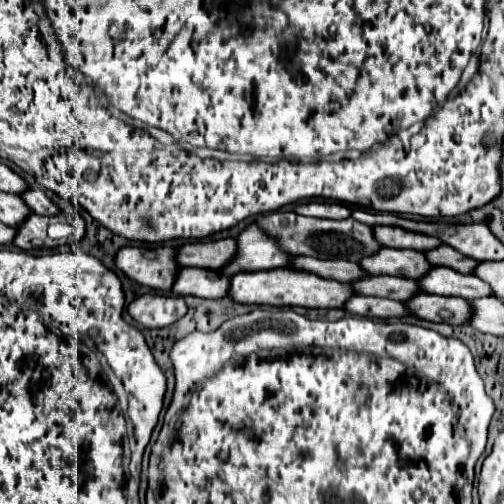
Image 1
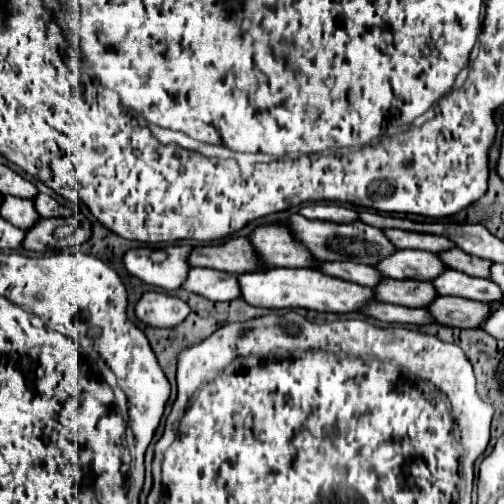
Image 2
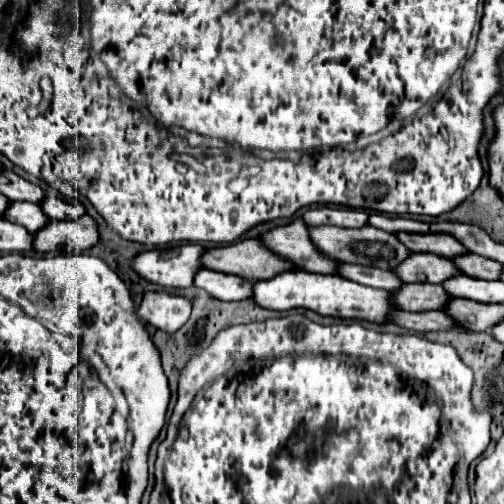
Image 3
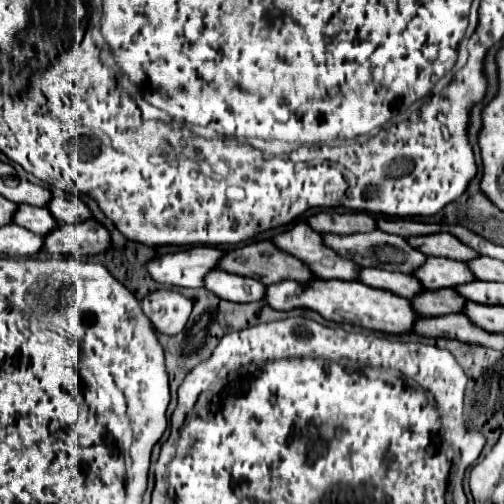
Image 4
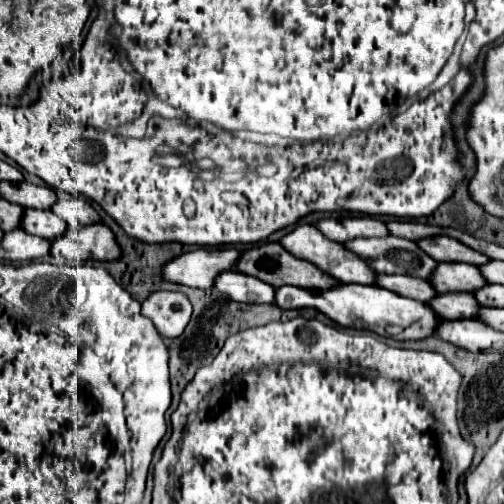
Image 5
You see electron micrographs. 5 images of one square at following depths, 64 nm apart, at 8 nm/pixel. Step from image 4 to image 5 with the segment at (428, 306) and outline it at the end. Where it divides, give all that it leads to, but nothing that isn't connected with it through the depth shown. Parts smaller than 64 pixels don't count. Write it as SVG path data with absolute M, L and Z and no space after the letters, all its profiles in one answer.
M452 292L452 294L440 294L434 300L428 302L430 308L434 308L442 318L458 320L458 318L480 318L480 304L472 294L464 292Z

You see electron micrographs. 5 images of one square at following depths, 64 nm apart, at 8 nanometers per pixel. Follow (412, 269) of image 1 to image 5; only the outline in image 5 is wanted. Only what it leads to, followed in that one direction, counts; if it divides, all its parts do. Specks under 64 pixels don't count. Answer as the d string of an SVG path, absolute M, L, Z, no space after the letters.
M438 264L430 284L436 288L436 292L476 292L484 288L488 282L482 276L482 272L476 266L470 264Z

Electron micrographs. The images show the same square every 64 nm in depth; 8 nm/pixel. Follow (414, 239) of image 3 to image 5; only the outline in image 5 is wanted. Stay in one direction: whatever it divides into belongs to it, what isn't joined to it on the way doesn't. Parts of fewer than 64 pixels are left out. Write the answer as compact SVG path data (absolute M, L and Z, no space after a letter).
M438 236L438 238L424 238L418 242L418 246L432 256L436 262L466 262L472 266L484 266L490 262L488 256L460 244L454 238Z

